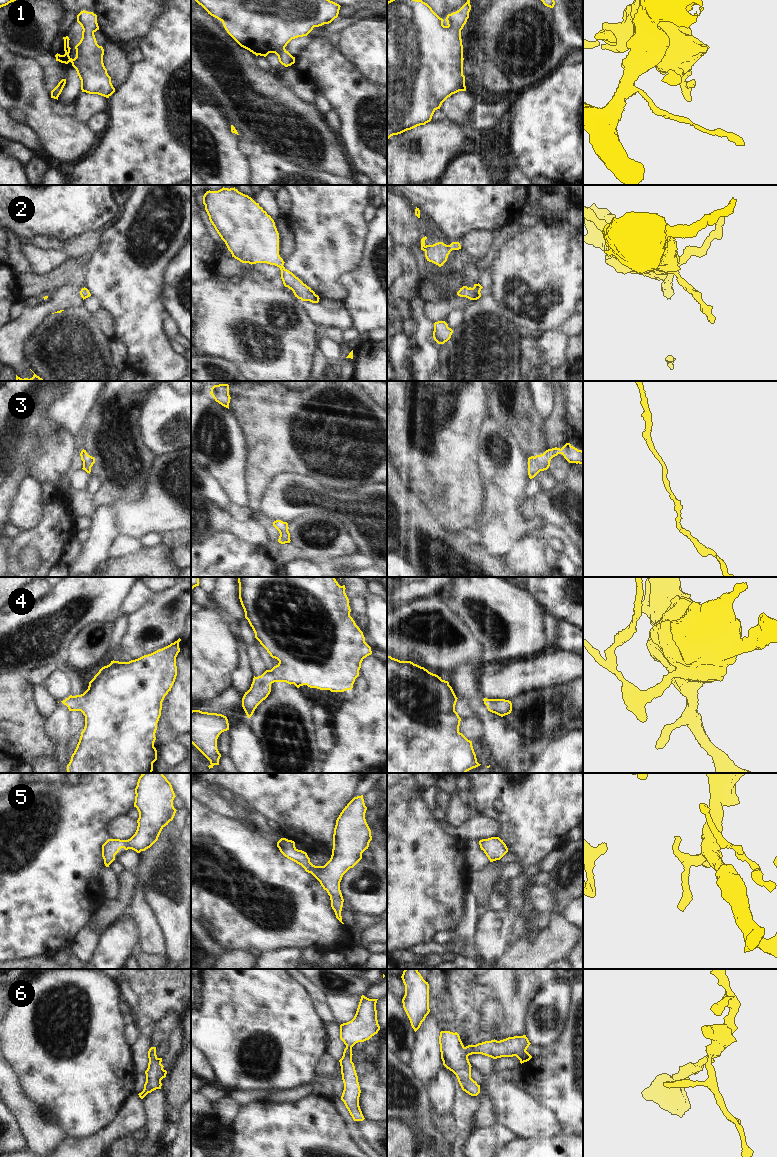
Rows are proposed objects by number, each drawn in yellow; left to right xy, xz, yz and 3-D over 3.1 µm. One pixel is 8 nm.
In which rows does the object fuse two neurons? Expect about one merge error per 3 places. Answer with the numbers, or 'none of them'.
none of them

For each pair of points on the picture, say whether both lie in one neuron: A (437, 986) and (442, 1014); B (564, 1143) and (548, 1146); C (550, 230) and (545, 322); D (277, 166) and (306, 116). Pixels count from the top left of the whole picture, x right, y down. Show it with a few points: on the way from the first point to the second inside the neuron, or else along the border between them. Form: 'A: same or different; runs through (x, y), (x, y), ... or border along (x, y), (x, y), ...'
A: same; runs through (438, 993), (441, 1007)
B: same; runs through (560, 1144), (552, 1146)
C: same; runs through (550, 253), (548, 299)
D: different; border along (263, 152), (276, 154), (302, 168)

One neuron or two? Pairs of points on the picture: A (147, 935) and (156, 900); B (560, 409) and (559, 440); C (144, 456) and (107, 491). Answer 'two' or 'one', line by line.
A: two
B: one
C: one

